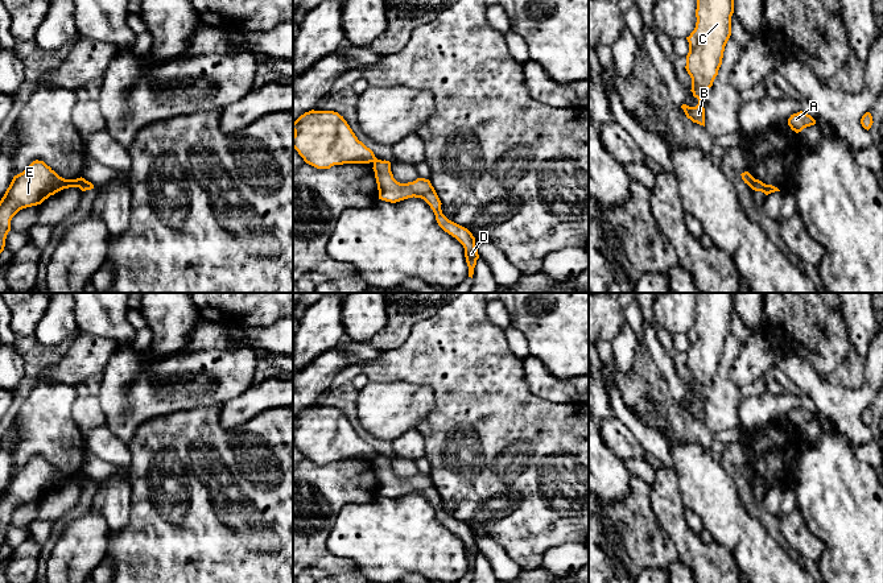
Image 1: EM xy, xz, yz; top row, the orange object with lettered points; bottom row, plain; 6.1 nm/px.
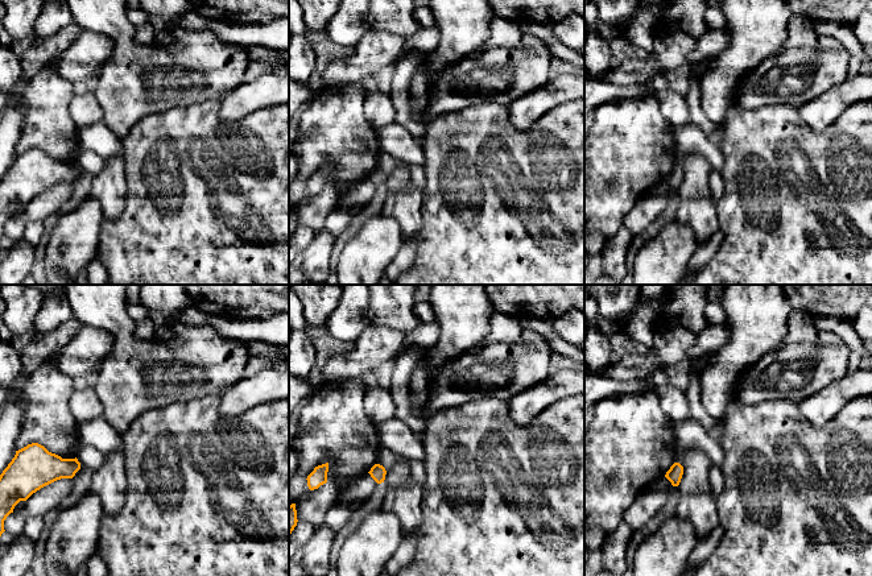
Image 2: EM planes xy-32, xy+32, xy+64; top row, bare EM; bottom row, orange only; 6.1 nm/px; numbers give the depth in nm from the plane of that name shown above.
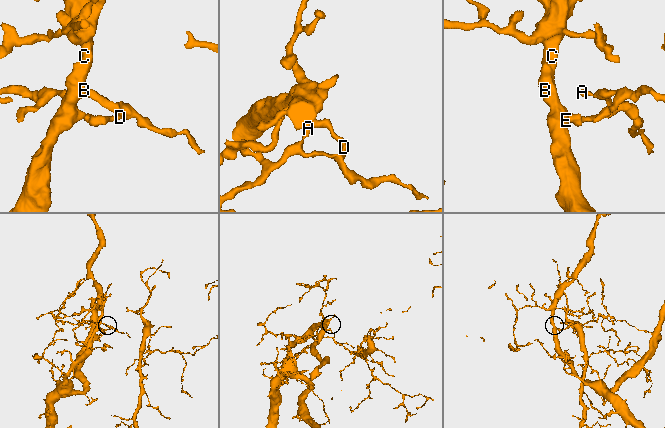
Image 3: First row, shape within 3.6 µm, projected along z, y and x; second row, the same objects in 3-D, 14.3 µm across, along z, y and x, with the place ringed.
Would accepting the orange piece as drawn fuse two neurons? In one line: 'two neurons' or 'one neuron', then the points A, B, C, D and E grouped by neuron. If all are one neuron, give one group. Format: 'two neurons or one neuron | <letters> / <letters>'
two neurons | A D / B C E

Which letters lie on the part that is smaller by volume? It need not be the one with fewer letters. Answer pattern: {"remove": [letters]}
{"remove": ["A", "D"]}

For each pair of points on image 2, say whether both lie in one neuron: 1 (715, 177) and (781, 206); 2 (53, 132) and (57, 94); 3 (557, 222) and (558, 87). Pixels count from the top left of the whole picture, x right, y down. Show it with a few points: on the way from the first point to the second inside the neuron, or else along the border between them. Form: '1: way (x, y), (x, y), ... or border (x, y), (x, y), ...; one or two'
1: border (720, 172), (723, 191), (716, 202); two
2: way (53, 123), (53, 103); one
3: border (570, 102), (553, 107), (533, 123); two

